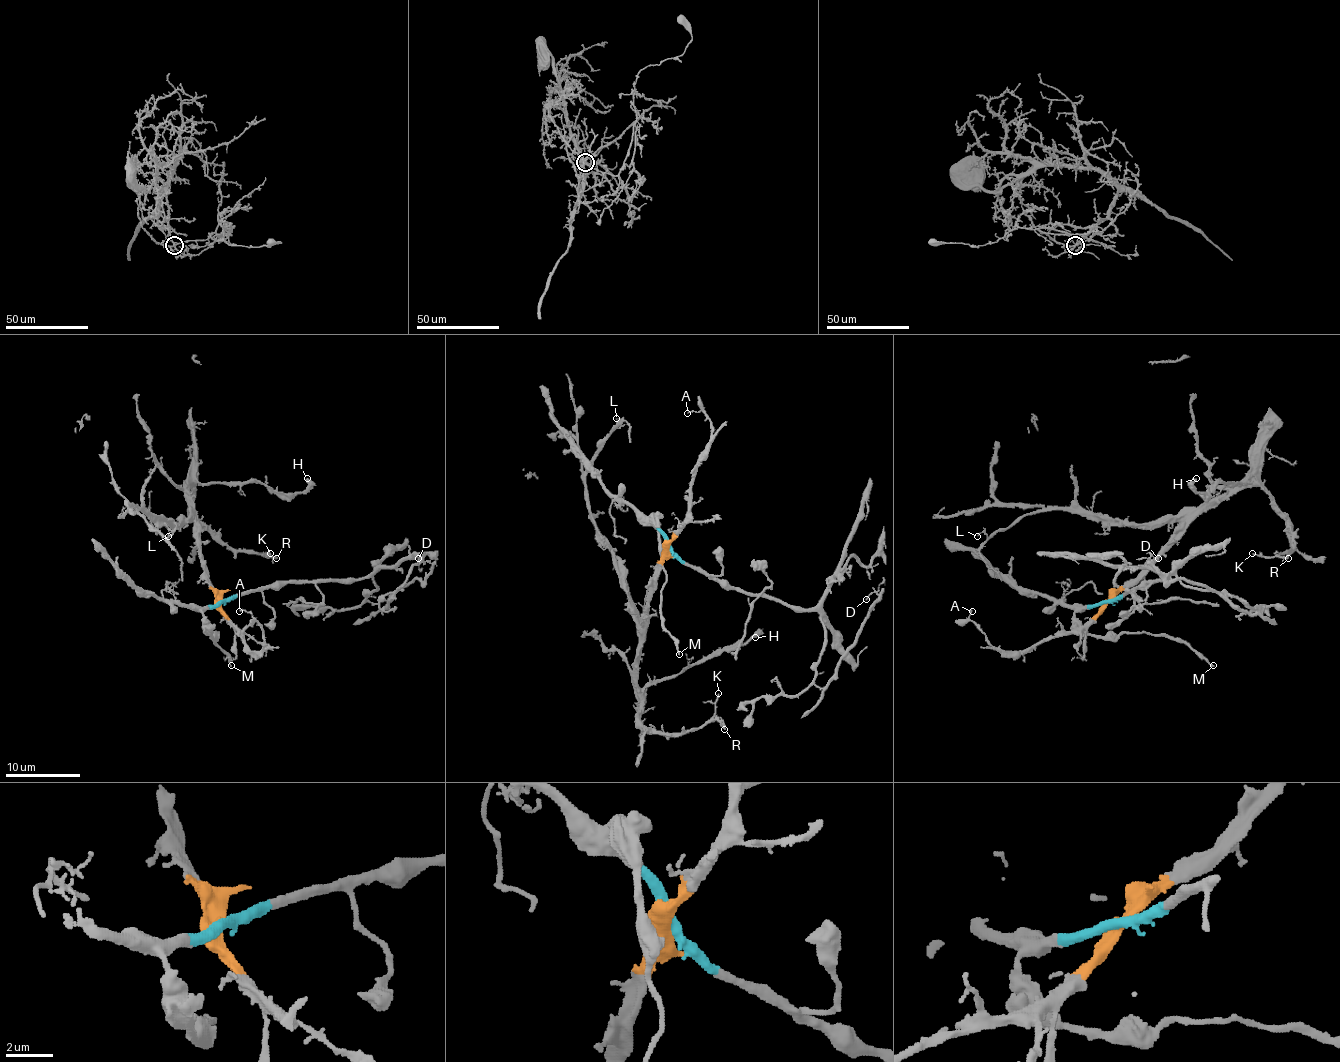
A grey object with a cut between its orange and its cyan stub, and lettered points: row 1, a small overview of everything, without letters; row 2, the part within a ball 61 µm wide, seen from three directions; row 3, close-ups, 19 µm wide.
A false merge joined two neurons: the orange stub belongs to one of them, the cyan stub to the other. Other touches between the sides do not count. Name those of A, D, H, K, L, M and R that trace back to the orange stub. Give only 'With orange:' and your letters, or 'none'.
With orange: A, H, K, L, R

